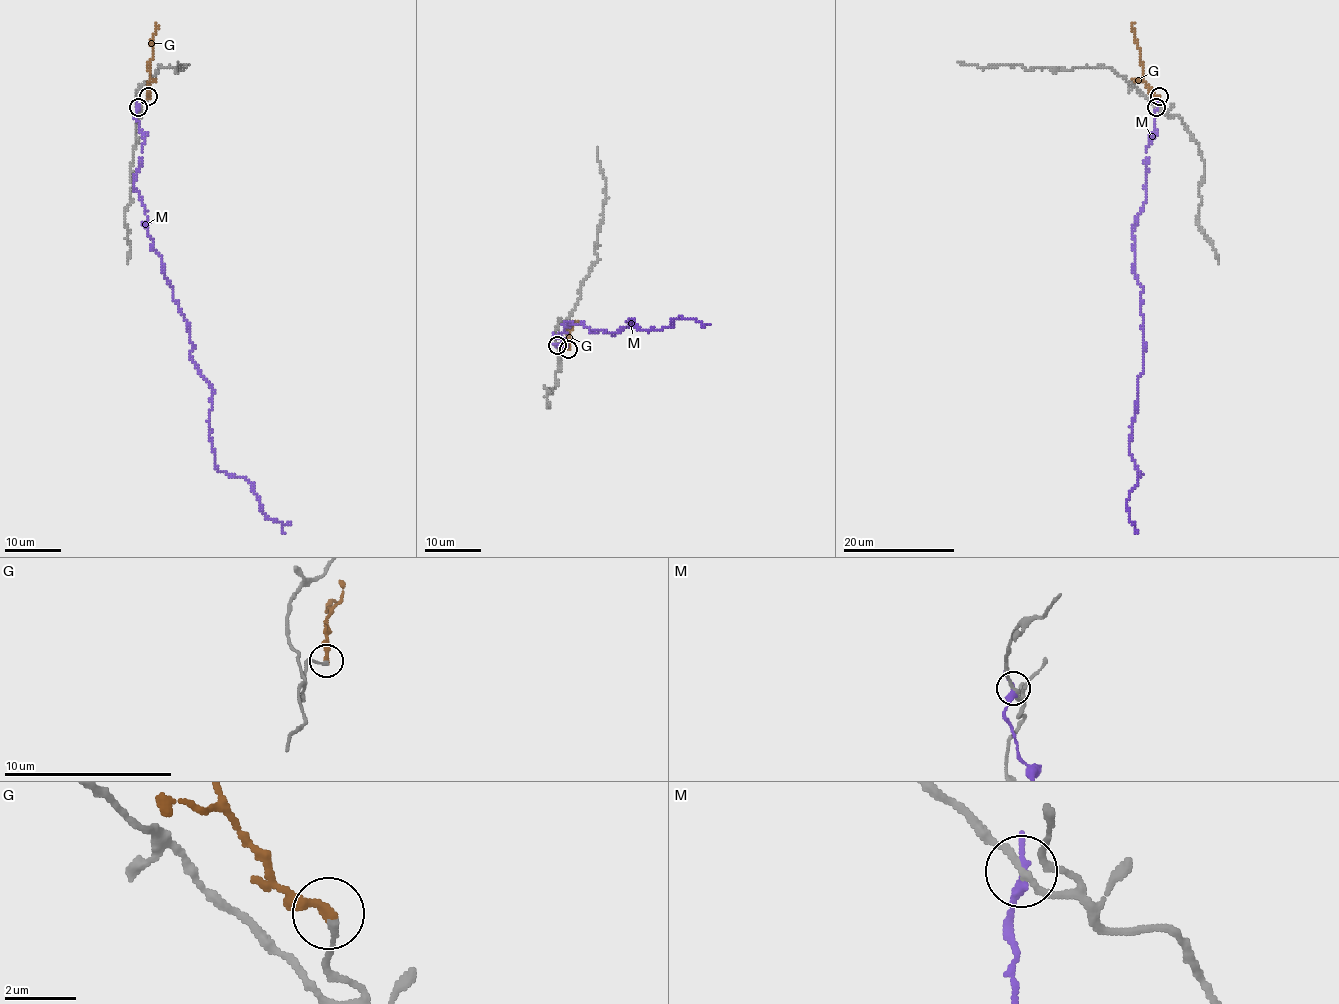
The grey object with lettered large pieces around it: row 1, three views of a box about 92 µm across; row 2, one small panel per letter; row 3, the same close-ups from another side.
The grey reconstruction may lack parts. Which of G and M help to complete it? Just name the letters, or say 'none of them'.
G

